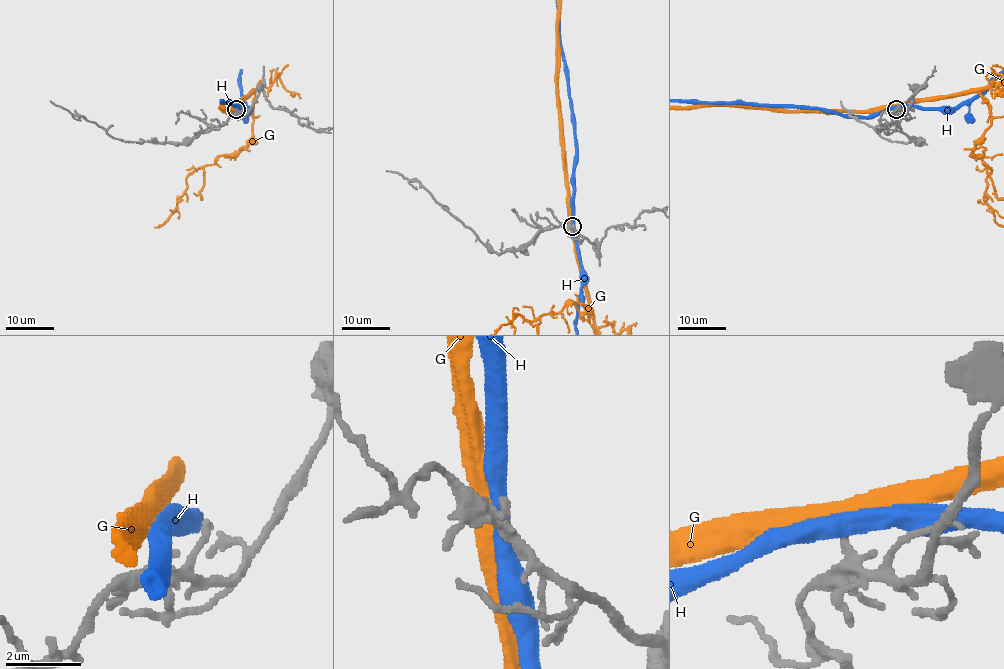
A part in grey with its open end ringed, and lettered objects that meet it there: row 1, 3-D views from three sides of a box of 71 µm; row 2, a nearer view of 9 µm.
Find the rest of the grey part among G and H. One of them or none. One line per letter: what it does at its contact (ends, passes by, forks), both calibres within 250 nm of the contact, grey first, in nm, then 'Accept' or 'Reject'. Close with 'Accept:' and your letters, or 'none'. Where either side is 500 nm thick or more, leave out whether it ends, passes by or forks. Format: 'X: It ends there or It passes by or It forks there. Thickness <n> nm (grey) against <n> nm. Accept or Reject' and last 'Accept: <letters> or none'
G: It passes by. Thickness 260 nm (grey) against 360 nm. Accept
H: It passes by. Thickness 260 nm (grey) against 440 nm. Reject
Accept: G

